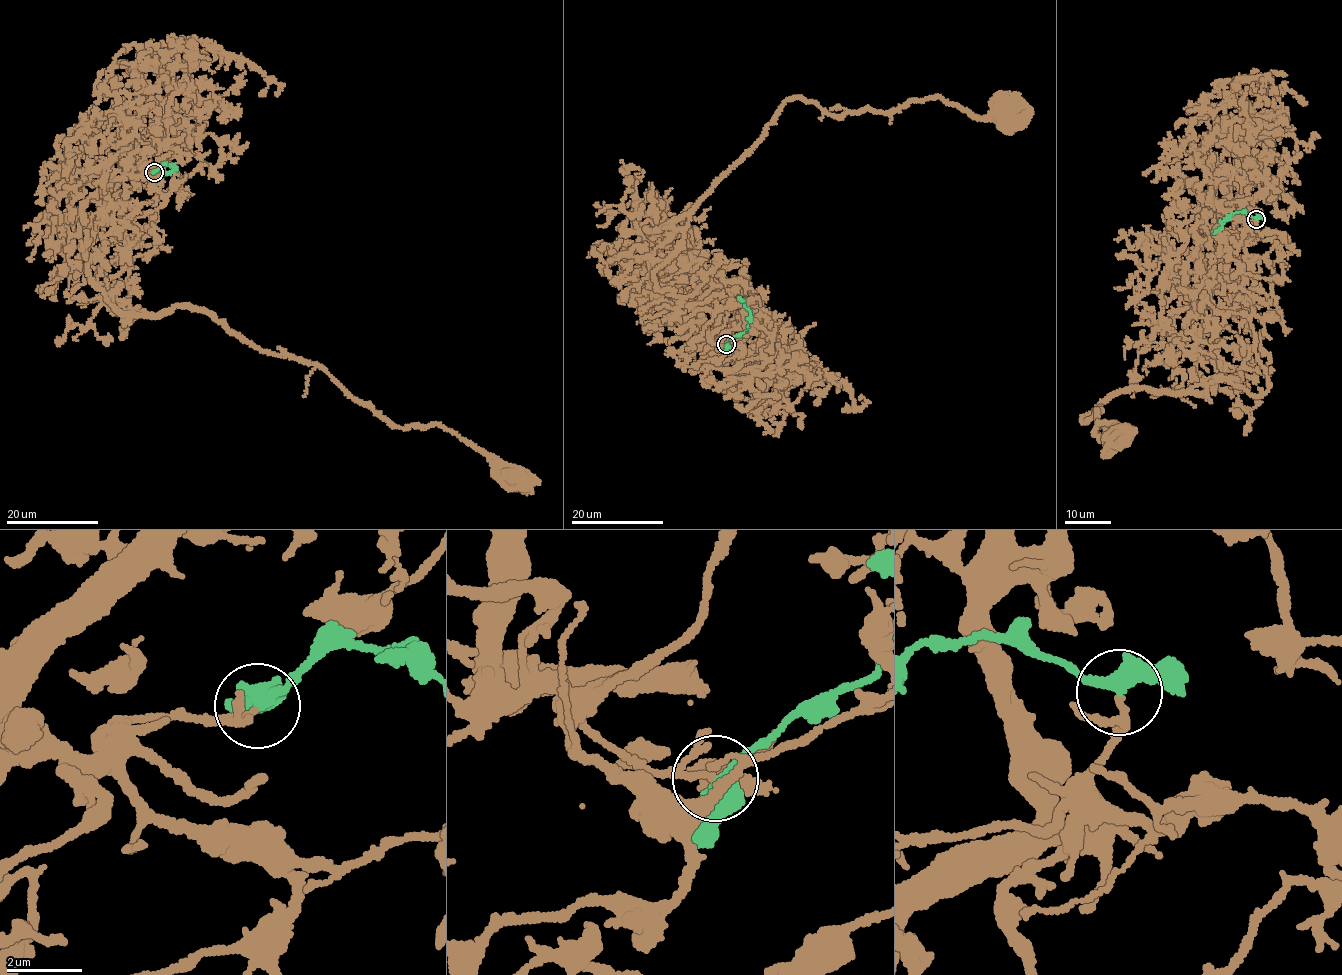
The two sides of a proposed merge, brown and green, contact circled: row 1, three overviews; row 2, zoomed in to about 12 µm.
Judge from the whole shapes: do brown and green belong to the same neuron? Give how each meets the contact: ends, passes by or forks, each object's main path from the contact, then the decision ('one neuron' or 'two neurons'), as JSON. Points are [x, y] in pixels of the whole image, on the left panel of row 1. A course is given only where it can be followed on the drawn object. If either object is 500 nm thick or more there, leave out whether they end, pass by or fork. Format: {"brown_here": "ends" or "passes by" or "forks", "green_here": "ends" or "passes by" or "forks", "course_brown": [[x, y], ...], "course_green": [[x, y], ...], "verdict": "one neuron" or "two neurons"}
{"brown_here": "passes by", "green_here": "passes by", "course_brown": [[154, 173], [124, 173], [88, 249], [88, 278], [118, 310], [197, 308], [515, 477]], "course_green": [[154, 172], [162, 165], [173, 164], [173, 170], [162, 174]], "verdict": "one neuron"}

